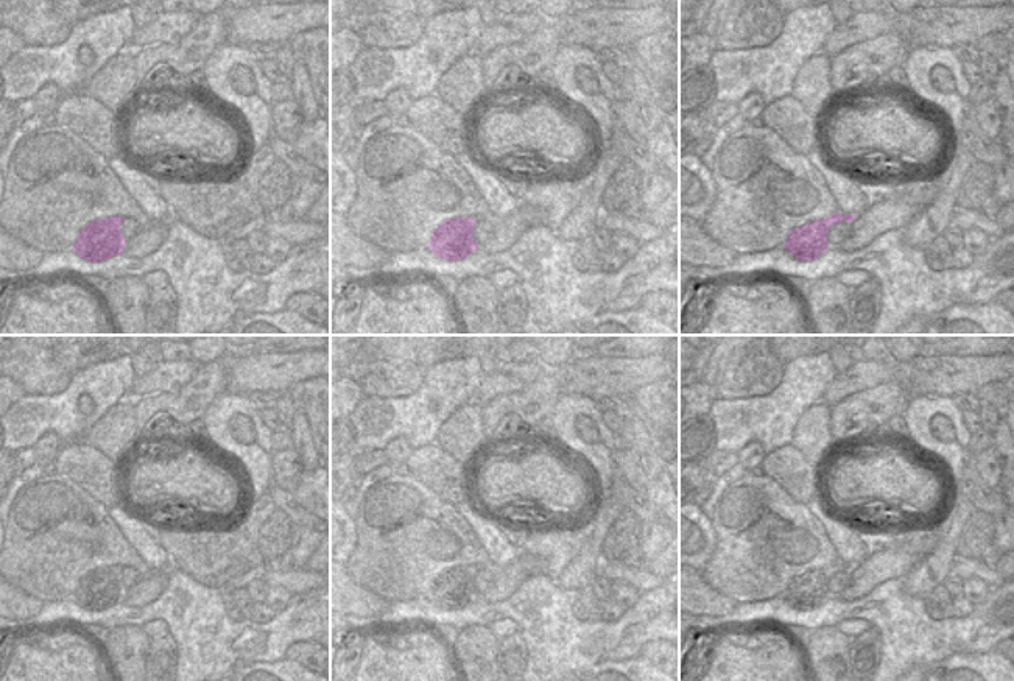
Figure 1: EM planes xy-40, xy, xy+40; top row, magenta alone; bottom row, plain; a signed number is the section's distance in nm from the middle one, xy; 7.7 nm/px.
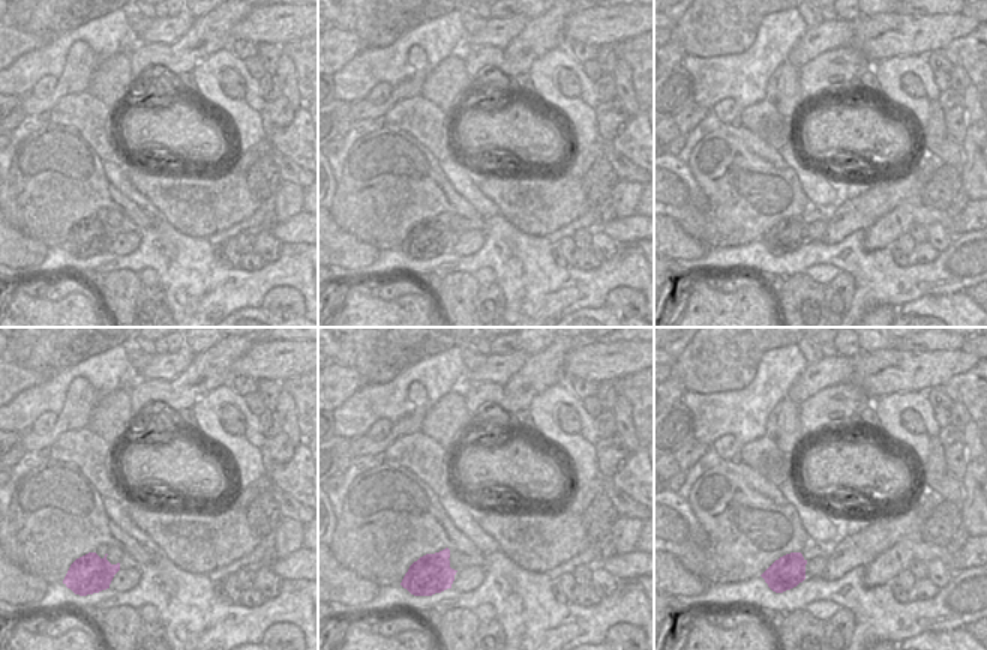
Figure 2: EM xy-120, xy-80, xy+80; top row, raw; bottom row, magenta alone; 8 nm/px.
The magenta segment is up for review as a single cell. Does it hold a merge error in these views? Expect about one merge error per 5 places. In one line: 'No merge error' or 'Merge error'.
No merge error

